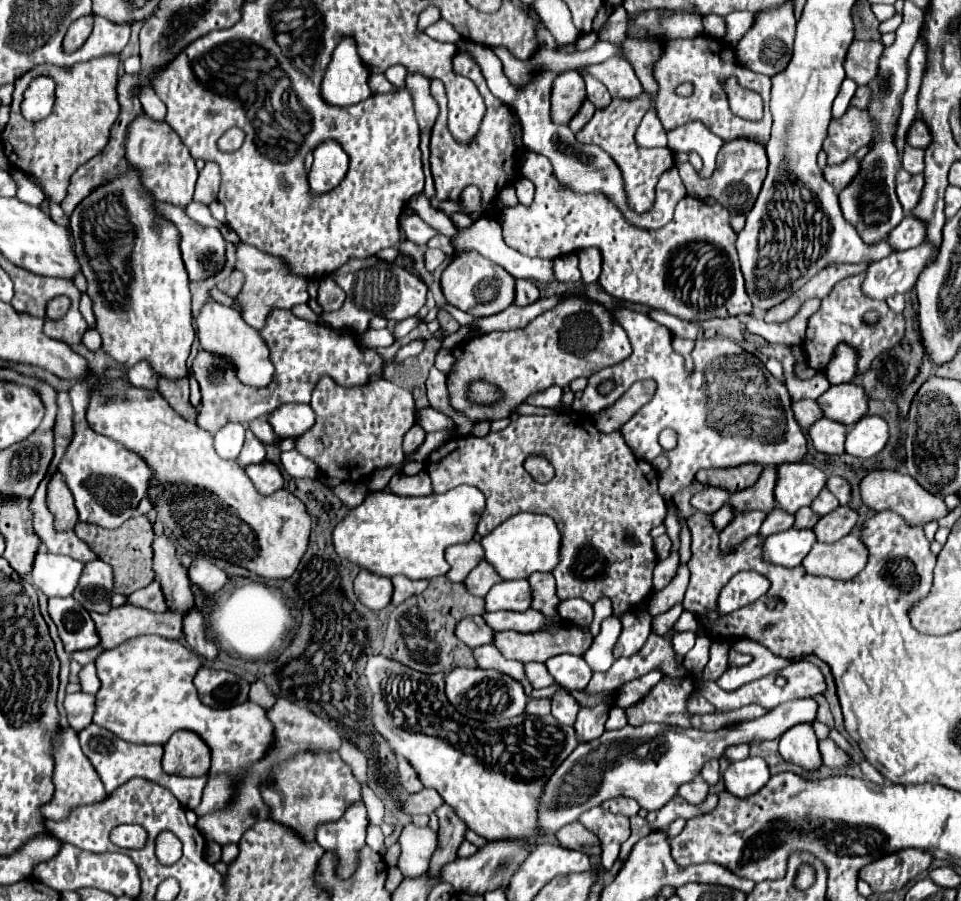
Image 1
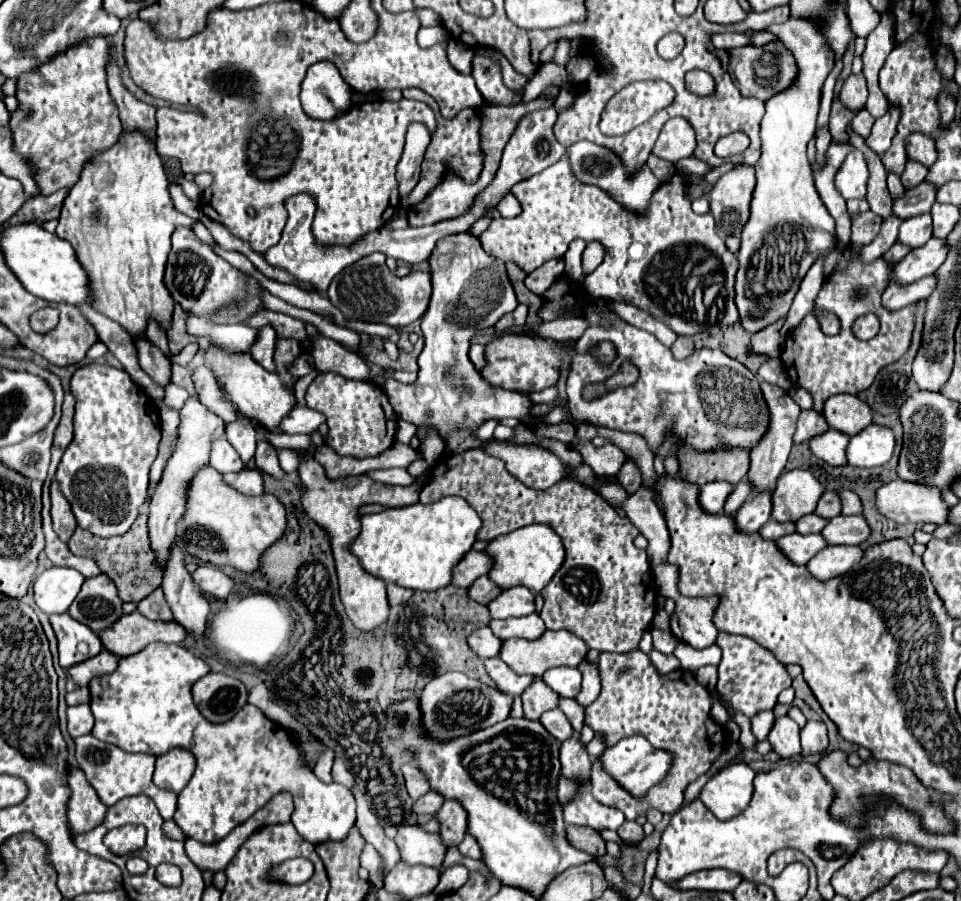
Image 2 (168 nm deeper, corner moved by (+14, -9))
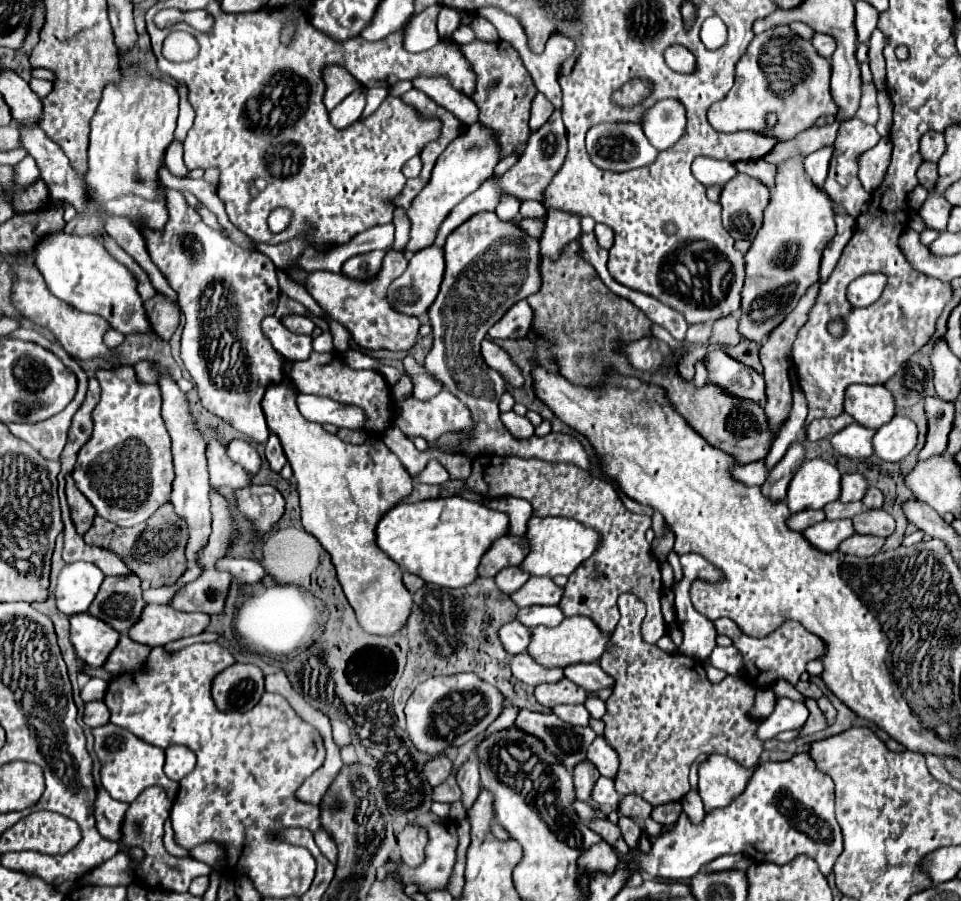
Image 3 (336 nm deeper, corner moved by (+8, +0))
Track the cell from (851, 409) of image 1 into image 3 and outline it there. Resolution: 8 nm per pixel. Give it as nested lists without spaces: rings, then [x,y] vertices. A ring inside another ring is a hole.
[[[850,385],[844,397],[844,411],[852,415],[856,423],[870,429],[878,429],[894,417],[894,399],[884,385]]]

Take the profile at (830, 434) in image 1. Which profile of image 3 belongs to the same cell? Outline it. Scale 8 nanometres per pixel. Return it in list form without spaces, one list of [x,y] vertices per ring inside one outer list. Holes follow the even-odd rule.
[[[852,423],[846,429],[832,435],[830,443],[832,443],[834,451],[838,451],[840,455],[860,459],[860,457],[870,457],[872,455],[872,445],[870,445],[872,435],[874,435],[872,429],[862,427],[858,423]]]

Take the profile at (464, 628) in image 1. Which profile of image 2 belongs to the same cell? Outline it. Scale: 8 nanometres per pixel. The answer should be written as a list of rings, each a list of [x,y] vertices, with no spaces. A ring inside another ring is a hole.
[[[486,626],[486,628],[480,628],[476,630],[476,634],[472,634],[468,638],[468,644],[470,648],[480,656],[480,658],[494,658],[500,654],[500,646],[504,644],[500,638],[496,638],[492,634],[492,630]]]

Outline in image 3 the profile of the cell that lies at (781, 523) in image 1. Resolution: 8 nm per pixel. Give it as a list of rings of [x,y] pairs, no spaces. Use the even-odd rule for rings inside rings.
[[[808,509],[808,511],[800,511],[800,513],[790,515],[790,517],[786,519],[786,525],[788,525],[792,531],[802,531],[802,529],[806,529],[806,527],[810,527],[810,525],[822,521],[822,519],[824,519],[824,513],[822,513],[820,509],[818,509],[818,511]]]

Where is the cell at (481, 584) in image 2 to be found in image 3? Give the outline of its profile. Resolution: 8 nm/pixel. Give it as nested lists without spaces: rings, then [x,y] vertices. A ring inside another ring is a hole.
[[[506,567],[494,577],[494,583],[498,585],[498,589],[502,589],[502,593],[510,595],[510,593],[518,591],[528,581],[528,577],[530,575],[522,573],[518,567]]]

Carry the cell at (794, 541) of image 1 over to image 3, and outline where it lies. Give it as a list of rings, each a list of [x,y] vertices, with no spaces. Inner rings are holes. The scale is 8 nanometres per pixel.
[[[838,519],[838,521],[820,521],[818,525],[812,525],[802,531],[802,535],[814,545],[816,549],[830,553],[836,551],[840,541],[854,535],[854,527],[850,519]]]

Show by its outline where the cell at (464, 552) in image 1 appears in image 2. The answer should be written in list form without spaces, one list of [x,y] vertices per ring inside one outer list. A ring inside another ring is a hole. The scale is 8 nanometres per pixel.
[[[470,550],[462,562],[454,568],[454,580],[452,584],[460,586],[460,588],[468,588],[472,586],[472,582],[484,574],[488,574],[492,570],[494,562],[492,556],[488,556],[486,552],[478,552],[478,550]]]

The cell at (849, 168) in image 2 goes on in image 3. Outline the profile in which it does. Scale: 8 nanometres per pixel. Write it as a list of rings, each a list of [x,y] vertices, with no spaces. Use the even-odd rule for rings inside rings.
[[[882,137],[876,147],[868,149],[858,157],[858,179],[868,193],[876,191],[882,185],[890,163],[890,153],[892,153],[890,139]]]

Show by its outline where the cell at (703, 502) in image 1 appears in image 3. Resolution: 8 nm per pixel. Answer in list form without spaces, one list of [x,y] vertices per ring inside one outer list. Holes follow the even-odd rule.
[[[756,461],[756,463],[748,463],[748,465],[736,465],[730,473],[736,481],[740,481],[744,485],[762,485],[768,471],[764,467],[764,461]]]

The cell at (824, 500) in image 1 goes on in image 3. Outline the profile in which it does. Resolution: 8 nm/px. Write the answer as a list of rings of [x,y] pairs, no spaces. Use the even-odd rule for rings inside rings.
[[[848,473],[842,475],[842,493],[840,493],[840,501],[842,503],[850,503],[850,501],[860,501],[858,497],[864,497],[868,485],[866,479],[862,475],[856,473]]]

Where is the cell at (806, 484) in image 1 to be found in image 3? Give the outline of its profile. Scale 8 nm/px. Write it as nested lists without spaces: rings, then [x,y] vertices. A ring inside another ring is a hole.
[[[804,461],[788,485],[786,505],[790,513],[804,509],[822,509],[840,497],[840,471],[822,461]]]

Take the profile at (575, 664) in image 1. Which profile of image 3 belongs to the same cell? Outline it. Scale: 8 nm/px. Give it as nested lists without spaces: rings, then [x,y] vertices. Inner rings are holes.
[[[574,663],[574,665],[568,665],[564,667],[564,677],[570,679],[572,683],[584,687],[586,691],[592,691],[596,693],[598,689],[602,687],[612,687],[614,685],[614,679],[608,677],[600,665],[596,663]]]

